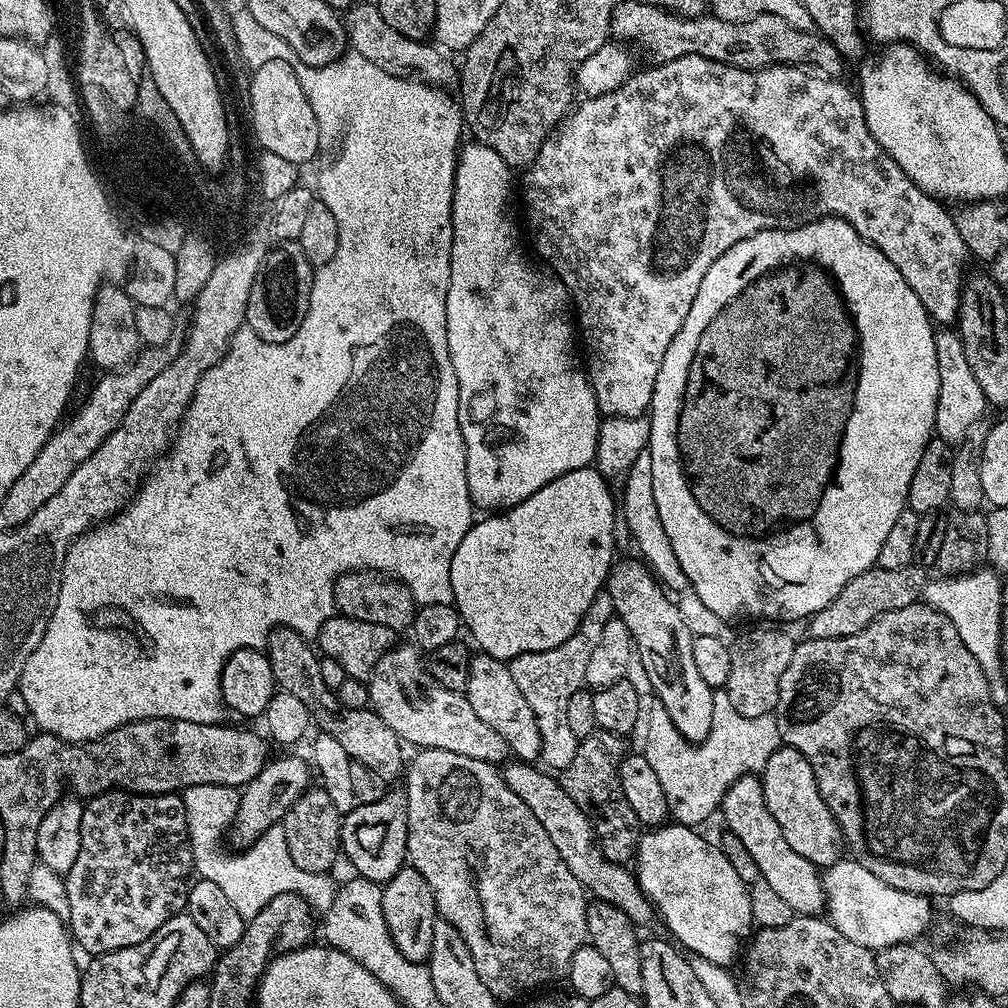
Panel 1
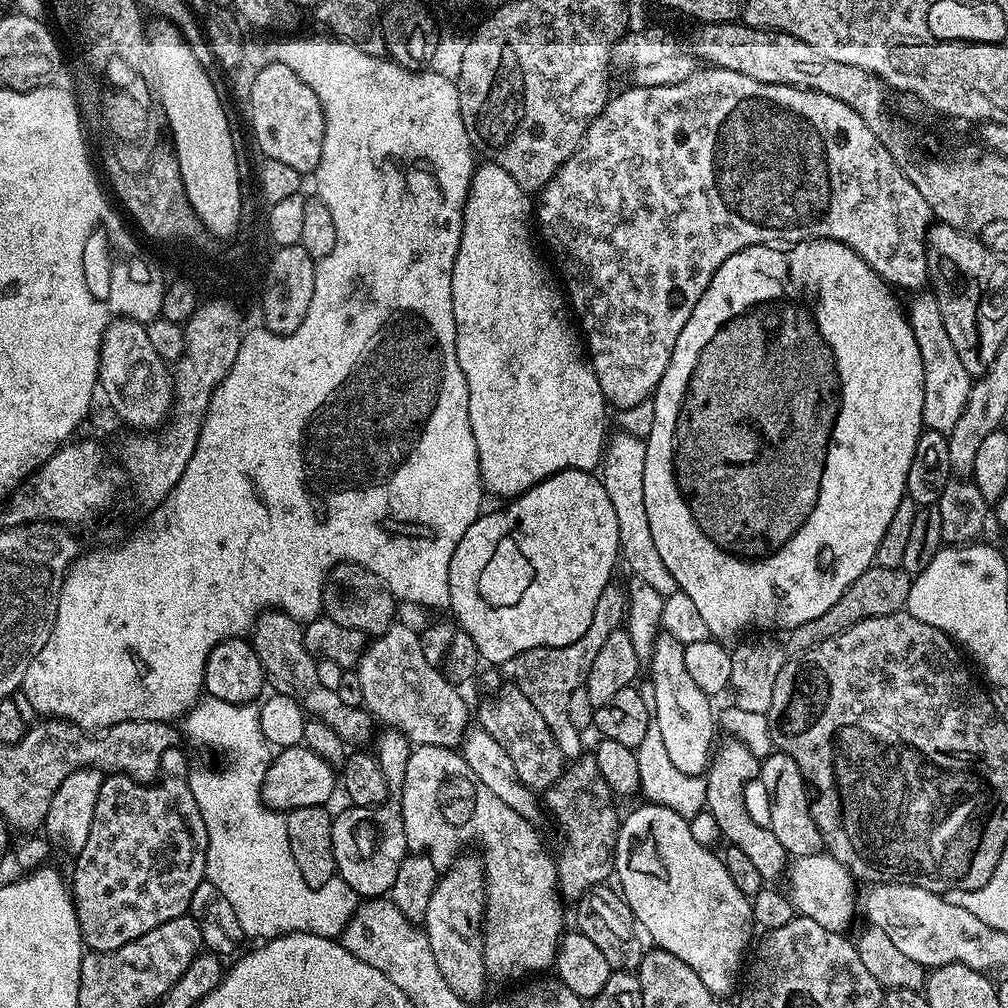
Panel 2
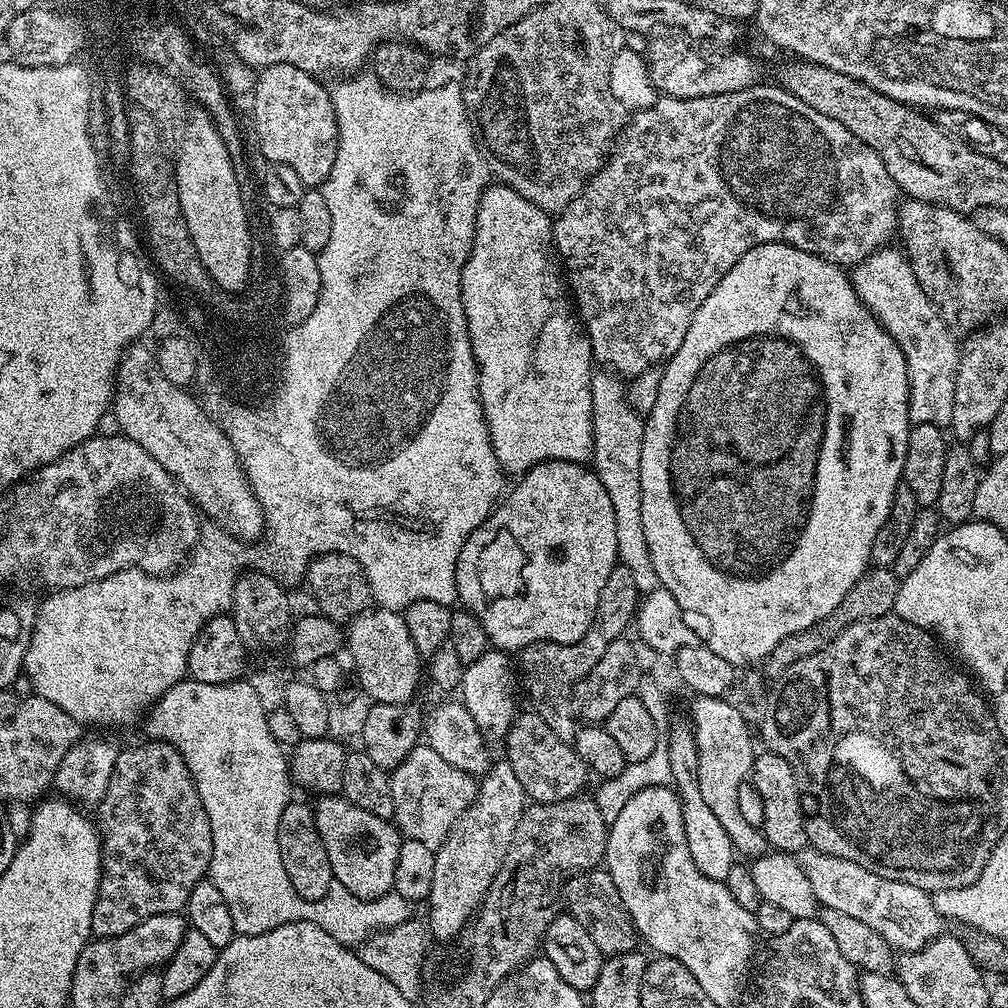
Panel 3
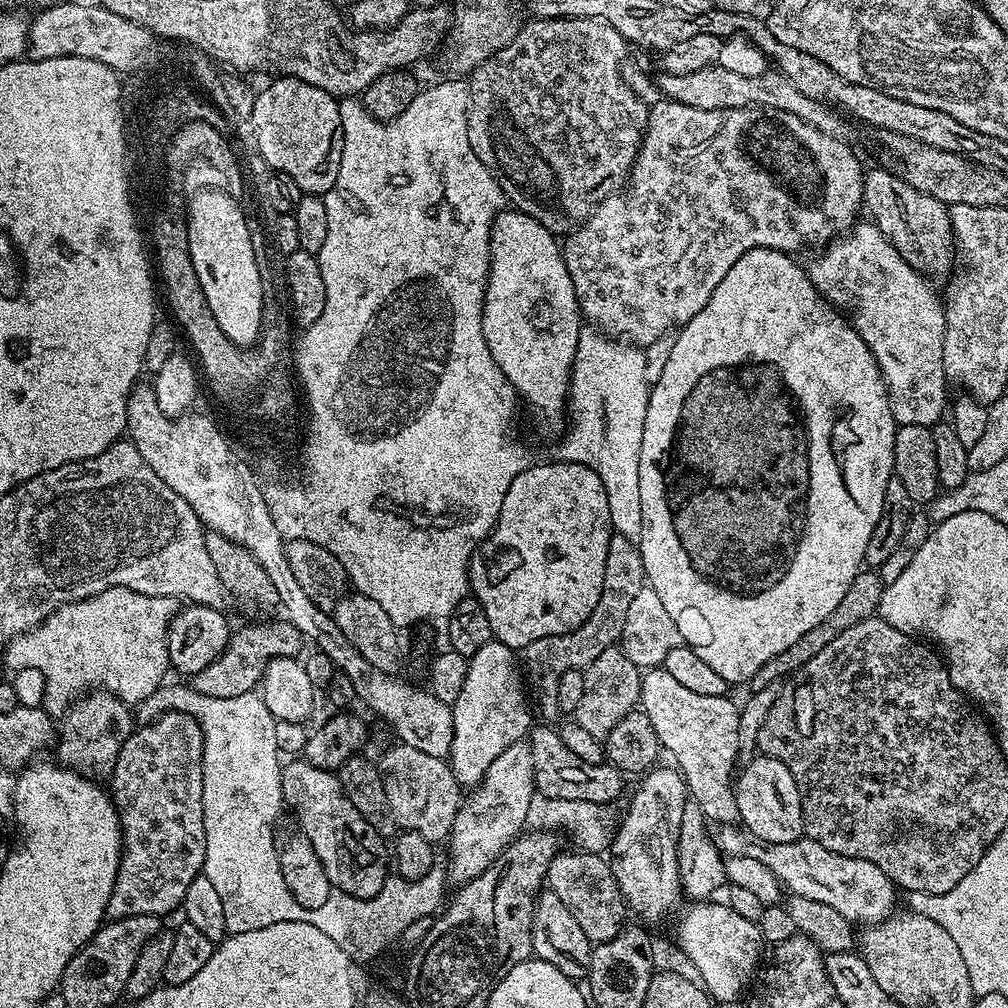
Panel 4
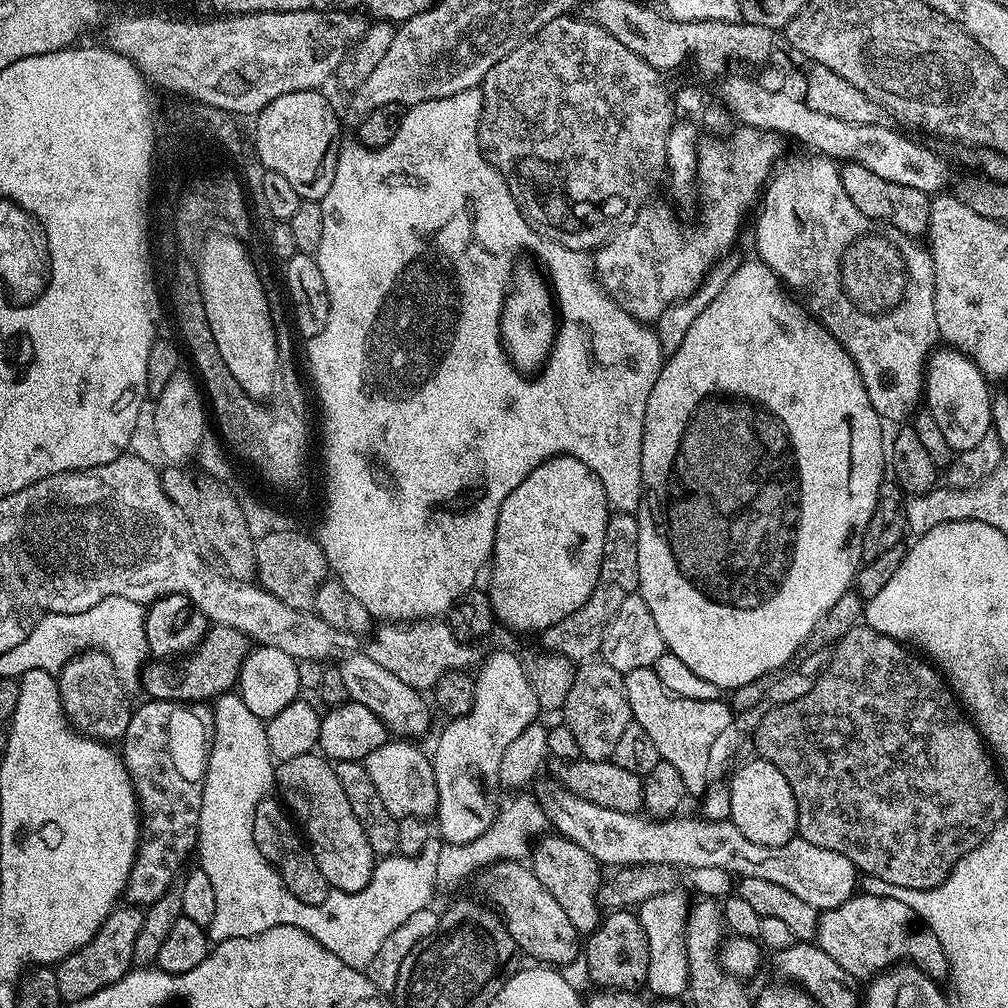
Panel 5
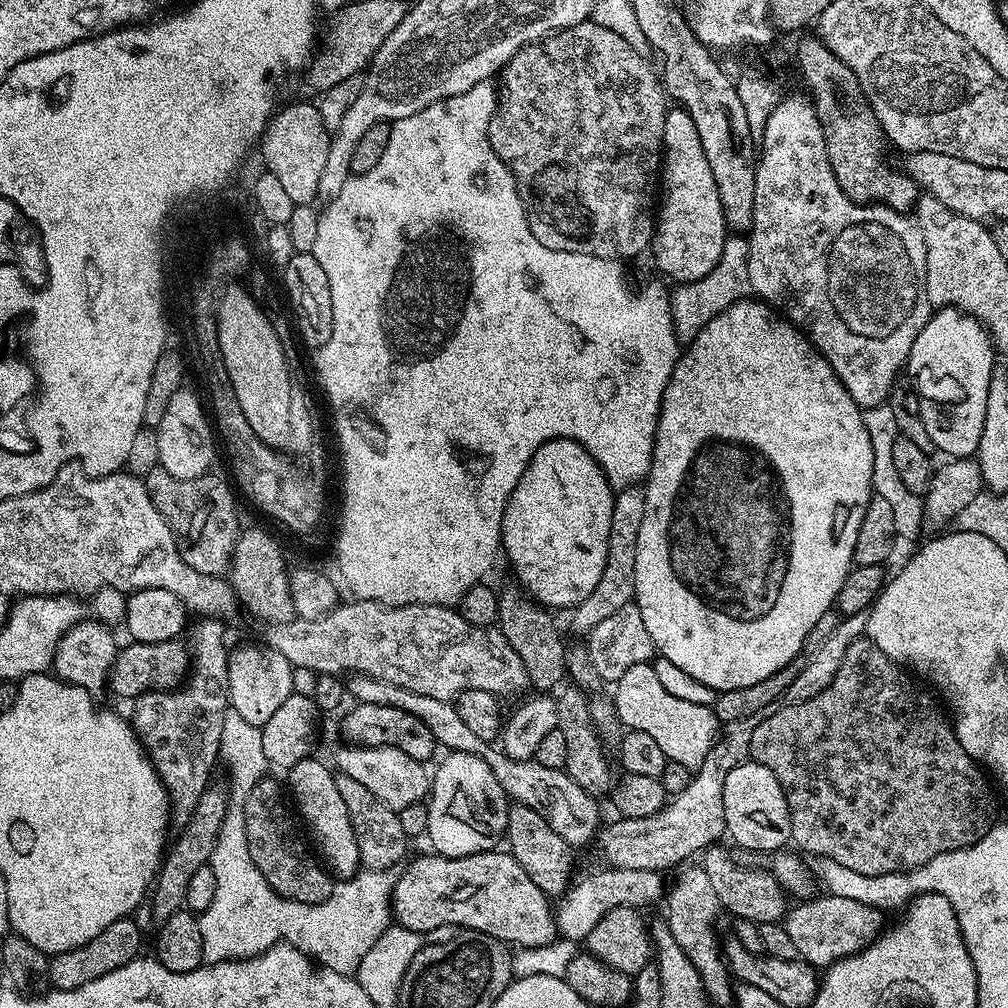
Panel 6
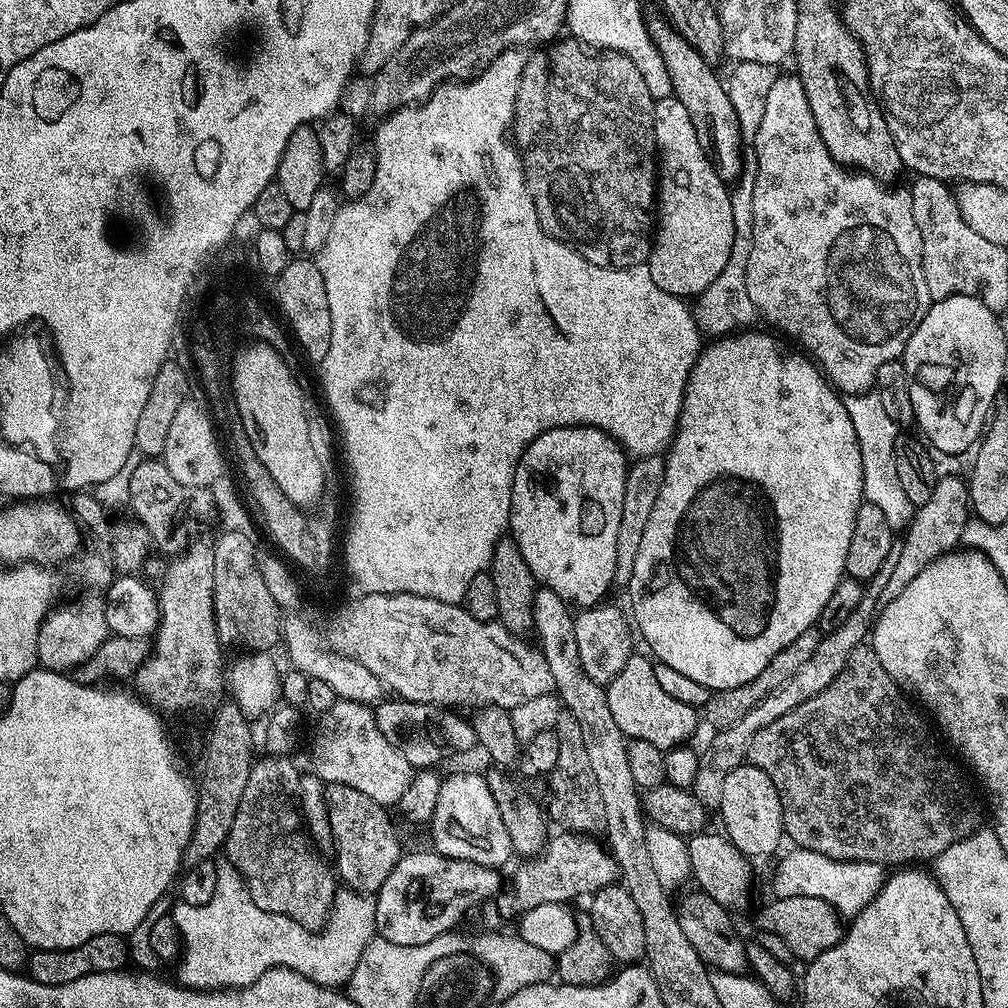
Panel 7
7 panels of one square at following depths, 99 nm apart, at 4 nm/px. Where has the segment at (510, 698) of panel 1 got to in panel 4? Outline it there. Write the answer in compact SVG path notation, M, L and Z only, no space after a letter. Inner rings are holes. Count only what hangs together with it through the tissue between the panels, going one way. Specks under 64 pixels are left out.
M533 727L530 732L532 758L534 760L534 782L539 795L550 798L566 798L567 800L585 800L605 806L611 805L611 800L620 796L624 788L625 773L610 763L591 764L582 762L578 754L572 753L566 742L562 742L559 731L555 727Z

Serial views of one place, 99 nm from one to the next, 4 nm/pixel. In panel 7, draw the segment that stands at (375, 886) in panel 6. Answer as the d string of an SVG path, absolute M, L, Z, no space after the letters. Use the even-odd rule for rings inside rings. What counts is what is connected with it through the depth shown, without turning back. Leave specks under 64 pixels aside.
M221 863L218 867L218 883L214 885L214 898L210 898L210 902L206 902L206 906L176 906L176 909L170 912L171 918L180 928L180 937L184 940L182 955L179 957L180 964L179 983L184 986L198 988L201 990L223 990L226 988L245 988L248 984L253 984L262 974L266 974L266 970L271 968L295 968L306 978L310 978L316 984L325 987L335 987L347 985L348 980L354 974L354 966L358 966L358 958L362 958L362 950L366 950L366 946L377 935L376 930L376 902L371 895L362 892L353 892L351 890L340 890L336 894L336 903L331 912L328 914L326 926L319 930L313 930L309 925L299 924L297 920L291 920L288 916L283 916L277 912L268 912L265 908L261 908L258 902L254 902L252 892L248 889L248 882L244 878L244 873L240 871L235 863Z

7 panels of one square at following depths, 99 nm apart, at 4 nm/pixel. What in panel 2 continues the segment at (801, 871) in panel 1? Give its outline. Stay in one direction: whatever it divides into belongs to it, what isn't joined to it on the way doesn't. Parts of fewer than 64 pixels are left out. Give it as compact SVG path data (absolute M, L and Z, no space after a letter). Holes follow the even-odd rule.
M735 738L725 739L725 744L715 749L706 773L706 811L714 814L718 822L721 837L729 845L738 847L751 859L764 882L772 882L776 875L785 871L790 857L784 851L782 842L774 838L772 829L767 823L755 820L744 805L744 791L751 780L755 781L760 775L761 757L755 756L749 745Z

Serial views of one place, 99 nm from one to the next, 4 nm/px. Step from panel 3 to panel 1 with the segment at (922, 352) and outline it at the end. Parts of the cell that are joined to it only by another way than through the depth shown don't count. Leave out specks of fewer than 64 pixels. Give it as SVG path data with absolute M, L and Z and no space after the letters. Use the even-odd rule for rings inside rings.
M952 330L936 332L936 353L938 354L938 406L936 407L935 435L950 445L959 446L969 439L968 431L984 416L986 401L970 362L966 362L964 347L959 335Z

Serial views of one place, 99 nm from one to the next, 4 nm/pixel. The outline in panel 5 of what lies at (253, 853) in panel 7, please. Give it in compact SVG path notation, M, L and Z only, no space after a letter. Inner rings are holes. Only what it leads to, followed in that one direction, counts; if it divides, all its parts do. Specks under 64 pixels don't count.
M266 798L258 802L258 810L254 810L254 838L258 850L262 850L266 859L280 871L284 884L299 900L307 904L323 904L327 901L330 891L326 878L322 876L312 856L312 849L302 839L297 825L290 819L289 813L280 804L279 806L272 798Z

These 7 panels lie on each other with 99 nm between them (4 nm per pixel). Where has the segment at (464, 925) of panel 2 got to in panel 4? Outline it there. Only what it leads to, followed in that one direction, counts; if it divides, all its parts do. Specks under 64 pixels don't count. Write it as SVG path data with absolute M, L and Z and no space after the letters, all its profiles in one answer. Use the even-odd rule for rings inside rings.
M527 739L514 742L490 762L480 784L475 785L472 797L465 799L452 823L452 831L446 841L448 864L446 872L456 879L457 885L478 878L506 850L506 846L525 827L526 810L530 798L537 796L534 782L532 746Z

